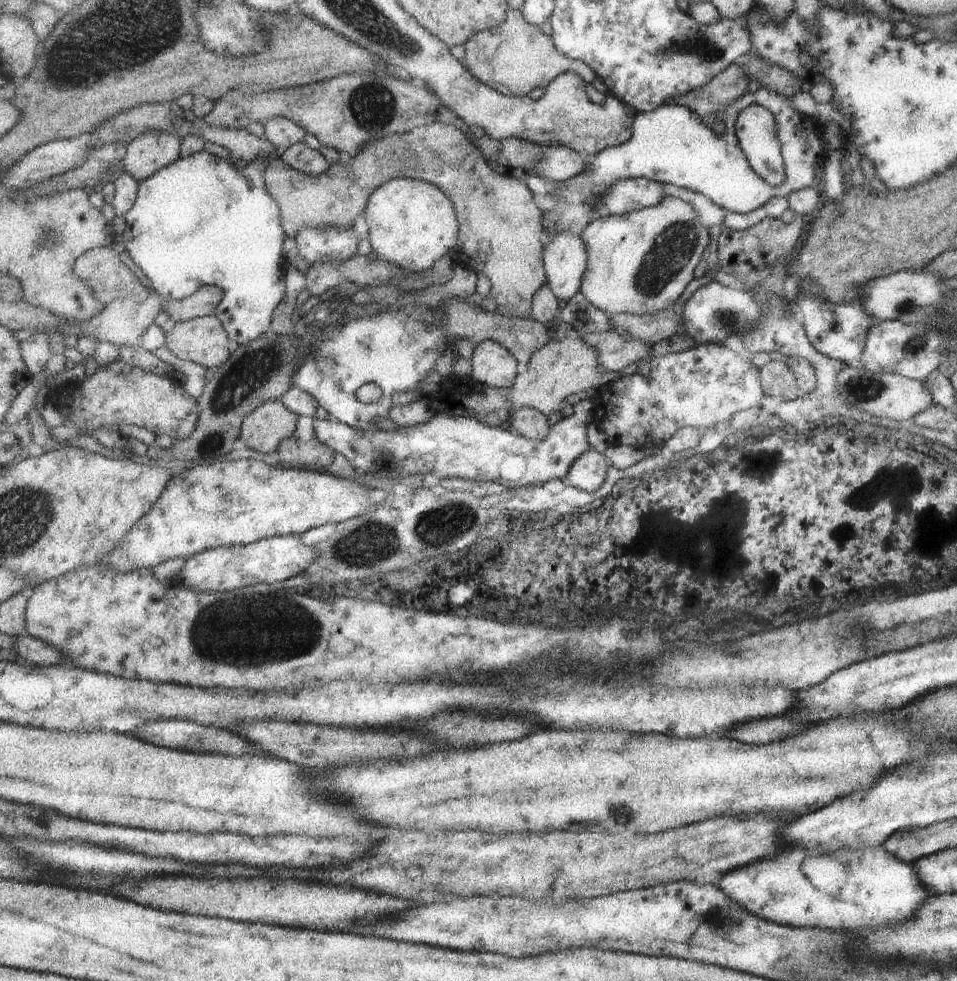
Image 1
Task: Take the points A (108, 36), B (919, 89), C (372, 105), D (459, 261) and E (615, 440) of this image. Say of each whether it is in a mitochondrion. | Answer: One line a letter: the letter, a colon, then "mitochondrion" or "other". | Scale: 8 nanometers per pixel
A: mitochondrion
B: other
C: mitochondrion
D: other
E: other

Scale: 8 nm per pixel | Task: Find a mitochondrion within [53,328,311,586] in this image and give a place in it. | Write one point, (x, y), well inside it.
(255, 370)

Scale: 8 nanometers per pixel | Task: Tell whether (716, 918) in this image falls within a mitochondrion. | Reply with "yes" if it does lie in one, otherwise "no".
yes

